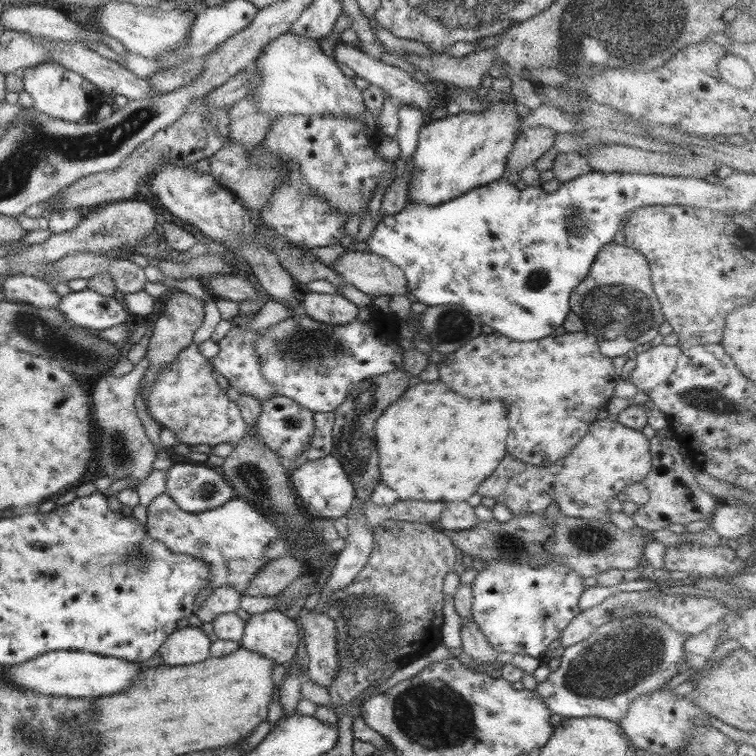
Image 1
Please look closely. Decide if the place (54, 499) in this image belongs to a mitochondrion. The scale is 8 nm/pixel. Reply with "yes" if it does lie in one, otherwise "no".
no

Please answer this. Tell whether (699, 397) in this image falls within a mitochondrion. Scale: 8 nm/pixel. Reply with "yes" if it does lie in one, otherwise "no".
yes

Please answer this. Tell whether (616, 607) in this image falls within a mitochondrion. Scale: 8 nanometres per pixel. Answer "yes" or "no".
yes

